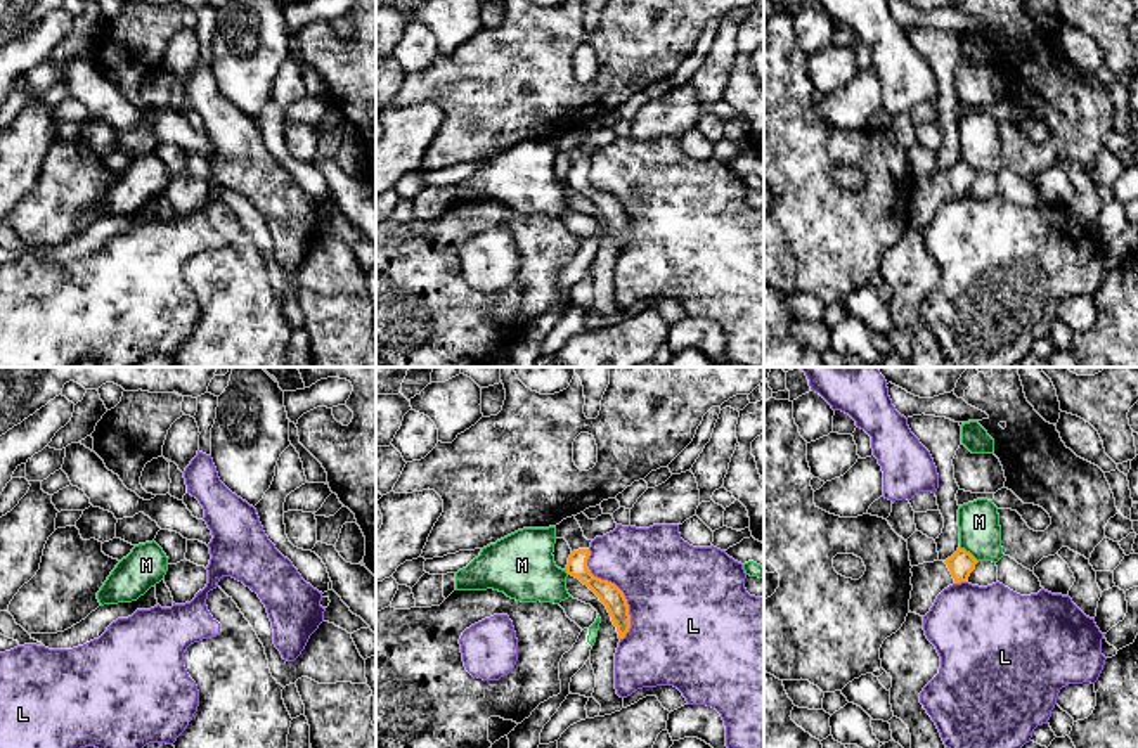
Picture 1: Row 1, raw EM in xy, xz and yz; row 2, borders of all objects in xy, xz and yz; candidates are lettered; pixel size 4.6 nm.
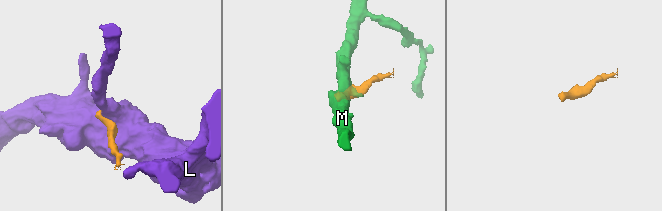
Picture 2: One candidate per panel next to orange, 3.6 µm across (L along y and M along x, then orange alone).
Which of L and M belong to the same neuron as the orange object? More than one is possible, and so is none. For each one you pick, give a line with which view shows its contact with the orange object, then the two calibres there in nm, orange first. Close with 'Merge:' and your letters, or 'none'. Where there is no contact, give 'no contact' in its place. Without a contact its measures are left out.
Merge: none

